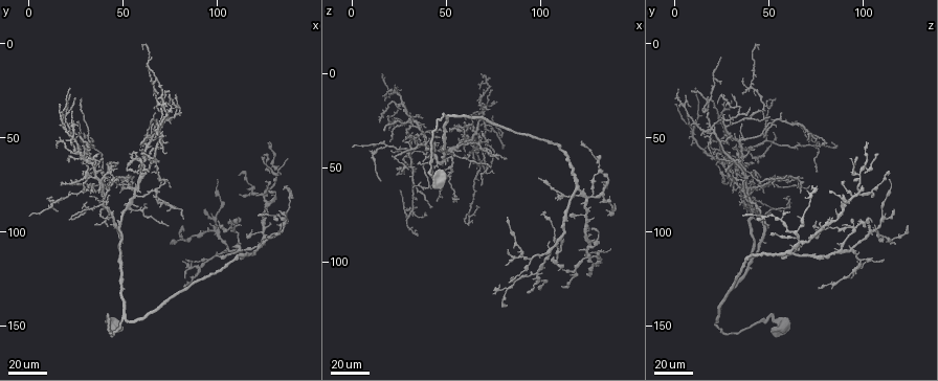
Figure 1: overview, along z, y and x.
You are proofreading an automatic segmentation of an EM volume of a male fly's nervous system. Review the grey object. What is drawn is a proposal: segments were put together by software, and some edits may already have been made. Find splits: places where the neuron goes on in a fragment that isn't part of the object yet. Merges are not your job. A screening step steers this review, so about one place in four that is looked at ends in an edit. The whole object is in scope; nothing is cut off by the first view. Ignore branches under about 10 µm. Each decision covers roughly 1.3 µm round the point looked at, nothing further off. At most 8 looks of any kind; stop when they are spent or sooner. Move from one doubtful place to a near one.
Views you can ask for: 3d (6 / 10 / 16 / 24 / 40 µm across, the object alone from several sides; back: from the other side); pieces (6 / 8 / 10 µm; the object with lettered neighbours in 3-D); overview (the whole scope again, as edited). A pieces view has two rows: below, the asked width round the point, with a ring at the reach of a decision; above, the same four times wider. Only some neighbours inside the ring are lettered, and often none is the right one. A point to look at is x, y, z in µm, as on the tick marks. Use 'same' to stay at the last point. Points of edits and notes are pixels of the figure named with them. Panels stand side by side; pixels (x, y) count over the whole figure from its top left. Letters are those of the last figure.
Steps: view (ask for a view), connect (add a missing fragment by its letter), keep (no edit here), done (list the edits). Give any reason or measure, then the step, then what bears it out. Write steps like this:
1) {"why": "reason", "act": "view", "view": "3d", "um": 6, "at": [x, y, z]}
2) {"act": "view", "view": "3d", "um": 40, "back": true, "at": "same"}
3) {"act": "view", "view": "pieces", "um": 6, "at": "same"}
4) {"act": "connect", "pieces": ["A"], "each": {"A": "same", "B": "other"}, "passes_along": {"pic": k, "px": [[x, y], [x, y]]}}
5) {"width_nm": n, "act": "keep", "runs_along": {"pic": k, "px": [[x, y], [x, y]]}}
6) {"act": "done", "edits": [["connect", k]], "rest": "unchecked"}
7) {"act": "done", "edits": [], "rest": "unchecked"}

{"why": "an open end", "act": "view", "view": "3d", "um": 24, "at": [35, 96, 49]}

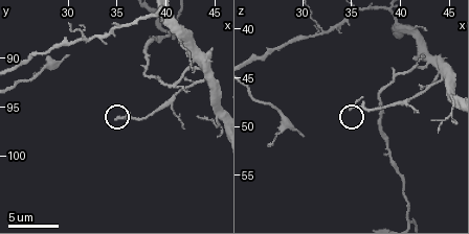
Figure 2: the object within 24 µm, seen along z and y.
{"why": "see the neighbours", "act": "view", "view": "pieces", "um": 8, "at": [35.0, 96.2, 48.2]}

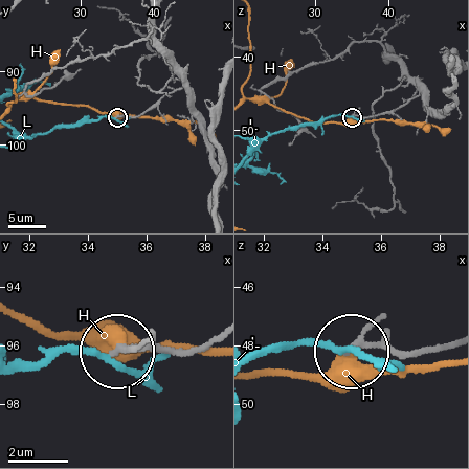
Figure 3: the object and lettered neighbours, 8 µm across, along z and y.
{"act": "keep", "each": {"H": "other", "L": "other"}, "found": "no lettered fragment goes on from it"}

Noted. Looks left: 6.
{"why": "free end", "act": "view", "view": "3d", "um": 40, "at": [67, 49, 13]}

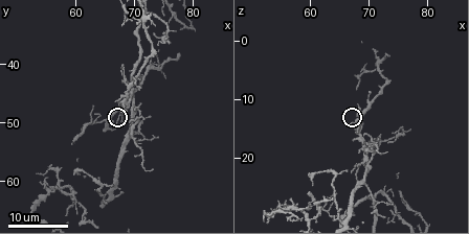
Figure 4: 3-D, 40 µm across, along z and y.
{"act": "view", "view": "pieces", "um": 8, "at": [68.5, 48.5, 14.0]}

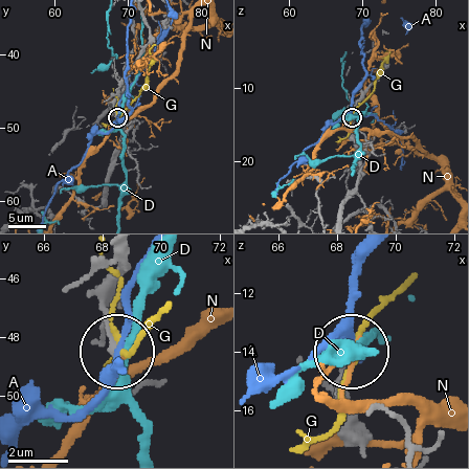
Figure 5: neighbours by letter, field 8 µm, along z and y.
{"act": "keep", "each": {"A": "other", "D": "other", "G": "other", "N": "other"}, "found": "none of them fits"}

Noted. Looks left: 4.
{"why": "free end", "act": "view", "view": "3d", "um": 24, "at": [64, 8, 24]}

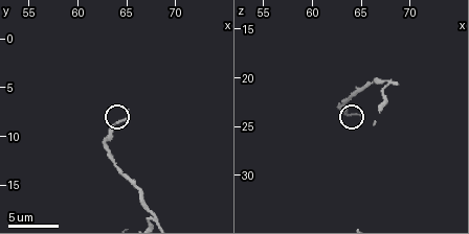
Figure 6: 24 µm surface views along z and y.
{"act": "view", "view": "pieces", "um": 8, "at": [65.0, 7.4, 24.4]}

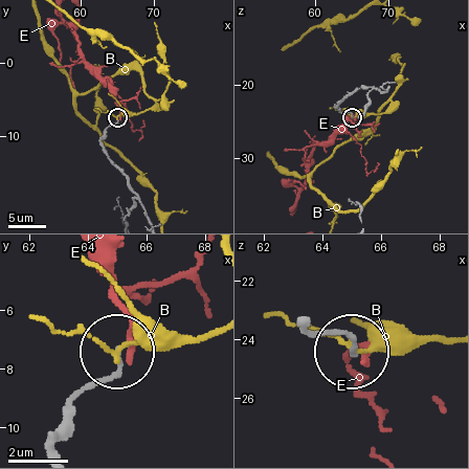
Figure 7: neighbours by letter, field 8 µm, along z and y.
{"act": "keep", "each": {"B": "other", "E": "other"}, "runs_along": {"pic": 7, "px": [[307, 322], [337, 333], [352, 350]]}, "found": "none of them fits"}

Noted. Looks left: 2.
{"why": "long arm stops here", "act": "view", "view": "3d", "um": 24, "at": [83, 129, 77]}

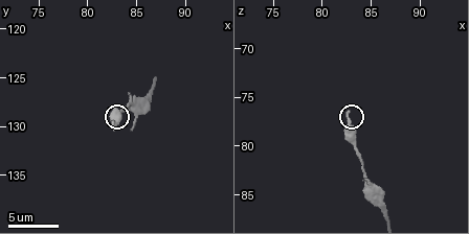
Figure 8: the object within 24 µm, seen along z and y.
{"act": "view", "view": "pieces", "um": 6, "at": [82.6, 130.0, 76.4]}

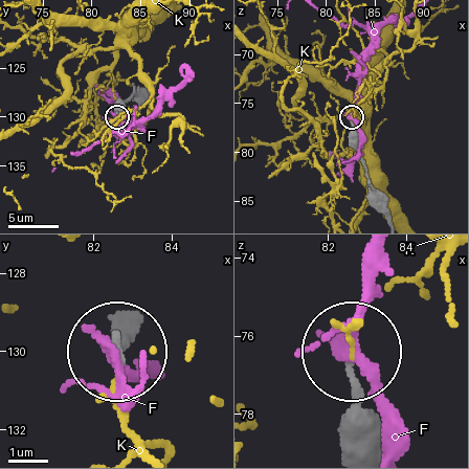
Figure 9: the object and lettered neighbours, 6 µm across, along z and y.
{"act": "keep", "each": {"F": "other", "K": "other"}, "found": "no lettered fragment goes on from it"}

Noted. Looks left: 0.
{"act": "done", "edits": [], "rest": "unchecked"}

